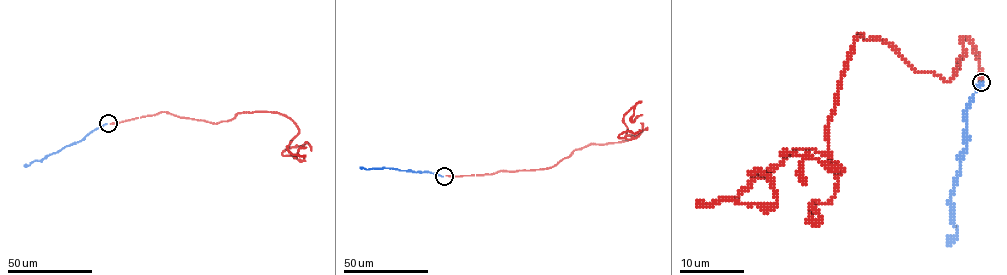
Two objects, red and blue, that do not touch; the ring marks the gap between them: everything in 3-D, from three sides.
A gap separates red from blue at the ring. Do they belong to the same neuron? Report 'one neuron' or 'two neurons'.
two neurons

